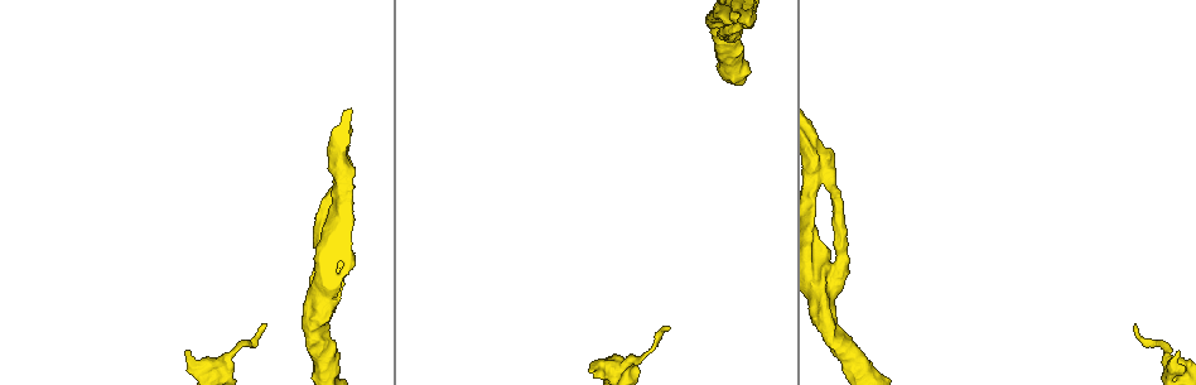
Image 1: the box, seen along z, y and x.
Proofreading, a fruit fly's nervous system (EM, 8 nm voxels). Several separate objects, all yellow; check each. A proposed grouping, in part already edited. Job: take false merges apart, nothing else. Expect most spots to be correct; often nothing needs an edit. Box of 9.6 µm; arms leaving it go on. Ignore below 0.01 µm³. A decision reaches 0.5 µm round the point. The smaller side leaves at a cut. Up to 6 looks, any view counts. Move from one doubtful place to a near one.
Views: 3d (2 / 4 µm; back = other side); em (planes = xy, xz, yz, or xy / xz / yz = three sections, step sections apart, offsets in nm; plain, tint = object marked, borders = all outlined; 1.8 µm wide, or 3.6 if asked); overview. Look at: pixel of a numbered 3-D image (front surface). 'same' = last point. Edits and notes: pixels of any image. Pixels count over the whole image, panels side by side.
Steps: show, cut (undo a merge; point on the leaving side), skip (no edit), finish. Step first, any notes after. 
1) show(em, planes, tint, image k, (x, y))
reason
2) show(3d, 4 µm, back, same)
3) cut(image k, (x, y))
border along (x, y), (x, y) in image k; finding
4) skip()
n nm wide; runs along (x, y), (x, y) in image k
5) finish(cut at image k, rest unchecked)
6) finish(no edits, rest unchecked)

show(em, 3.6 µm, xy, step 4, tint, image 1, (836, 204))
closes a loop

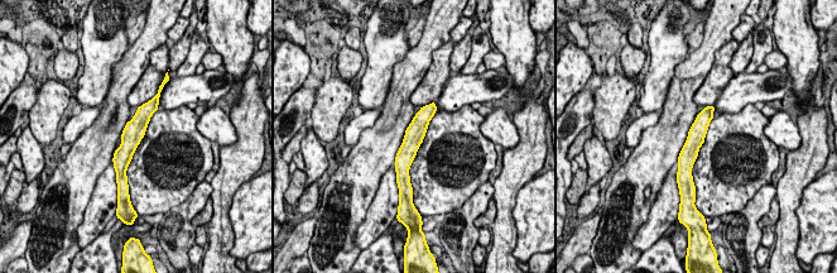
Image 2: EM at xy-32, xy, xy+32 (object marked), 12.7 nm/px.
skip()
continuous, no second cell

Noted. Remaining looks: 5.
show(em, planes, borders, image 1, (322, 294))
arms run side by side

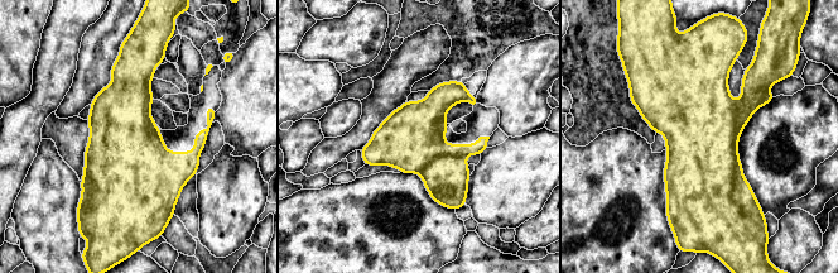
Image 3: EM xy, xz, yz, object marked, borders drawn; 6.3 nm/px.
skip()
continuous, no second cell

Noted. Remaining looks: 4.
show(em, planes, tint, image 1, (616, 365))
arms part here

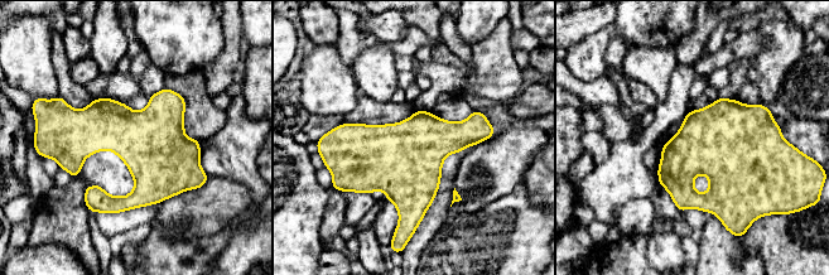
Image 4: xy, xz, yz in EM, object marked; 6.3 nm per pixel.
skip()
one cell here

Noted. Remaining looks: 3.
finish(no edits, rest unchecked)

